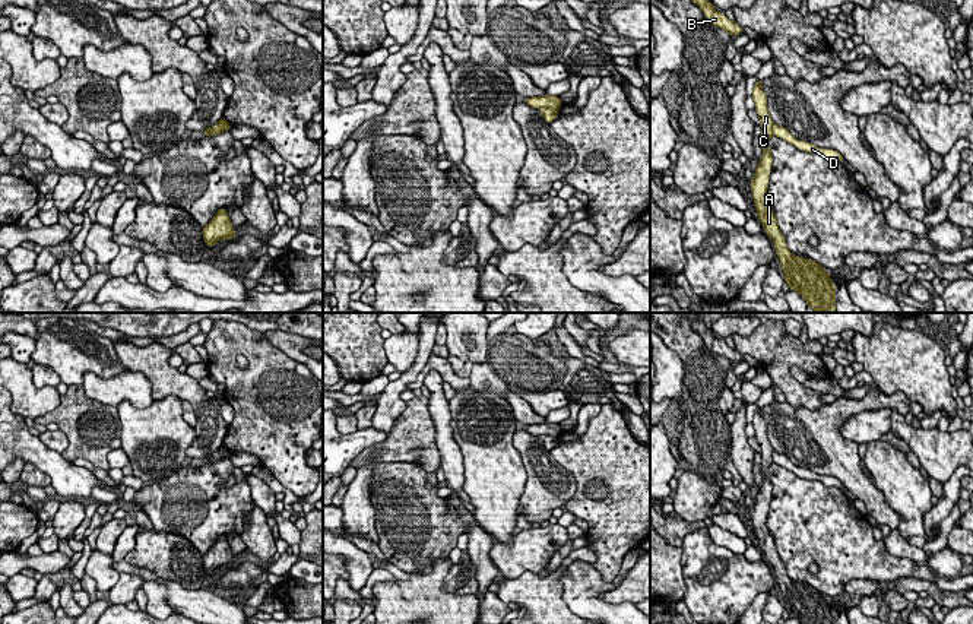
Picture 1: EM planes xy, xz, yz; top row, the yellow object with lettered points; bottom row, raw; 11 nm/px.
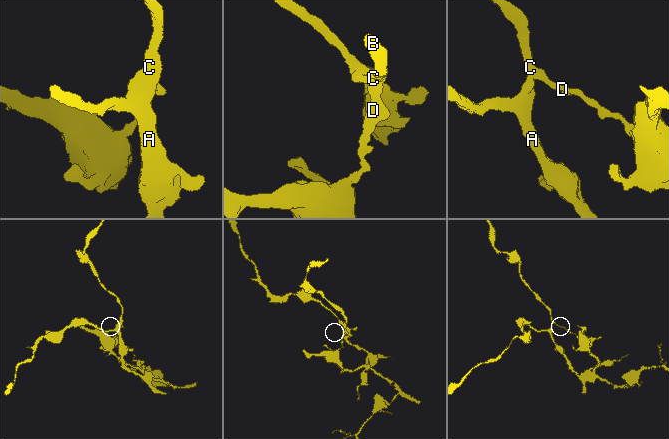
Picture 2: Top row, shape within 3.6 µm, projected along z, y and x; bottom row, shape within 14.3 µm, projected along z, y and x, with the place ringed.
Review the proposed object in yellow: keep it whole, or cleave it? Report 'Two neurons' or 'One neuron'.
Two neurons

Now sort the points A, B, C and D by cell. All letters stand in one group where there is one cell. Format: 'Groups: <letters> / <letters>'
Groups: A B C / D

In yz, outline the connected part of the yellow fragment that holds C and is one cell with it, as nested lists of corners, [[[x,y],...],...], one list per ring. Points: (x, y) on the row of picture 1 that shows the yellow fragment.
[[[758,80],[752,91],[755,111],[760,117],[763,148],[763,158],[760,159],[751,181],[754,208],[757,209],[760,222],[766,228],[766,234],[774,241],[776,254],[782,263],[785,282],[789,285],[789,289],[798,291],[806,305],[817,313],[836,313],[836,285],[833,279],[815,260],[796,257],[787,248],[786,240],[777,225],[776,215],[766,197],[773,164],[773,155],[768,148],[768,139],[773,136],[773,120],[767,110],[767,98],[761,83],[763,80]]]

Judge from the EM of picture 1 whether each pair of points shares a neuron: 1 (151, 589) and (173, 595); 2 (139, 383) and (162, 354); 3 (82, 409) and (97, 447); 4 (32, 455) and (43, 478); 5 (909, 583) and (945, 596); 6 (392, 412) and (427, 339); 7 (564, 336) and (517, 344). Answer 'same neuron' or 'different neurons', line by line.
1: different neurons
2: different neurons
3: same neuron
4: different neurons
5: same neuron
6: same neuron
7: different neurons

